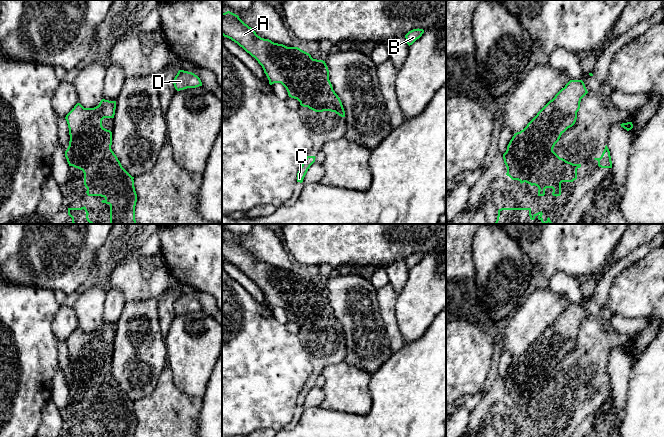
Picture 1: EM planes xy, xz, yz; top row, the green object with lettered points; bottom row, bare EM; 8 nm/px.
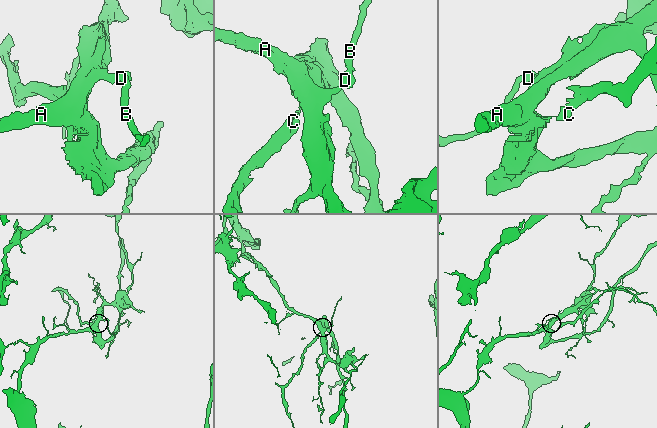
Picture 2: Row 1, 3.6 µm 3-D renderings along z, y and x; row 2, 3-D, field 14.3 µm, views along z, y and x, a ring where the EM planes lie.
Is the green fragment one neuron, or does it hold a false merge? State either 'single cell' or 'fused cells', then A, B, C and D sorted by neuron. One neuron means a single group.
fused cells; A B D / C

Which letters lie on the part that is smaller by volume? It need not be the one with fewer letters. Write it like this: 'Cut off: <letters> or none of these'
Cut off: C

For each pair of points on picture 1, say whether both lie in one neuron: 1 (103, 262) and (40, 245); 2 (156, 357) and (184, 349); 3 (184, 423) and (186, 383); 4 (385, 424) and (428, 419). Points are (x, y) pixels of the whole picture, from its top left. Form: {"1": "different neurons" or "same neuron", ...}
{"1": "different neurons", "2": "different neurons", "3": "different neurons", "4": "same neuron"}

